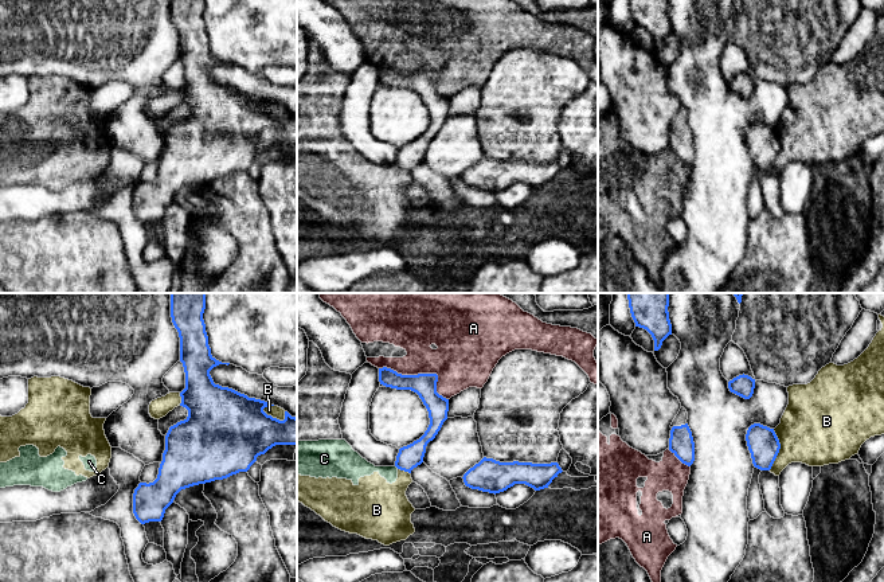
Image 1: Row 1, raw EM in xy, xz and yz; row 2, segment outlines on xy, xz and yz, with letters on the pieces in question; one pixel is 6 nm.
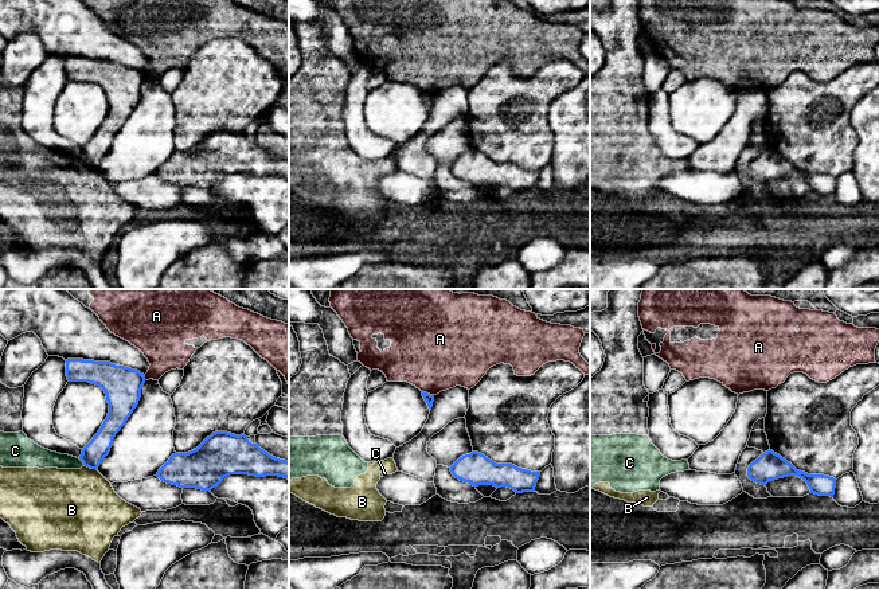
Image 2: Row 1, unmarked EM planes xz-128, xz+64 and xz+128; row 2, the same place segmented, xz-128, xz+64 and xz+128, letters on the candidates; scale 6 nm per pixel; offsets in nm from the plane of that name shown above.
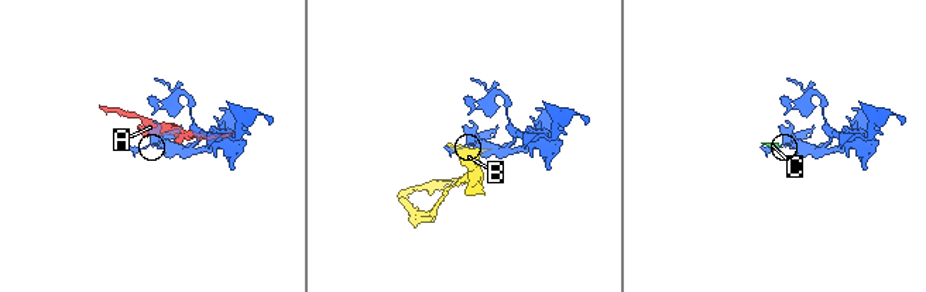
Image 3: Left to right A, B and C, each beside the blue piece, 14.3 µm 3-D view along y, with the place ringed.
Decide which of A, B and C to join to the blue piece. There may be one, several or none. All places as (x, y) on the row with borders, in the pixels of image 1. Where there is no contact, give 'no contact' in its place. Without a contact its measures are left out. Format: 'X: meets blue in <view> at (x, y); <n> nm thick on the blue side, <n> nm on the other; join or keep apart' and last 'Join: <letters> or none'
A: meets blue in xz at (422, 374); 140 nm thick on the blue side, 320 nm on the other; keep apart
B: meets blue in yz at (779, 448); 190 nm thick on the blue side, 440 nm on the other; keep apart
C: meets blue in xz at (396, 467); 140 nm thick on the blue side, 140 nm on the other; keep apart
Join: none

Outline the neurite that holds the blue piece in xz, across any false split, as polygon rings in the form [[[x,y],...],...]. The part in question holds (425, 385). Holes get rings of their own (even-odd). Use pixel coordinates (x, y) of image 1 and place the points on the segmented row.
[[[383,367],[379,368],[379,382],[386,387],[416,392],[429,411],[430,425],[425,434],[412,444],[400,448],[396,456],[395,466],[411,473],[423,462],[427,444],[435,438],[447,419],[449,399],[437,392],[437,374],[402,375]]]

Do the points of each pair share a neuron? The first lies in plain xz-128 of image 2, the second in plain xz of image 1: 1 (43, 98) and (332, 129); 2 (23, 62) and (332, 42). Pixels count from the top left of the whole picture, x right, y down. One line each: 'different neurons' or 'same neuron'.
1: different neurons
2: same neuron

